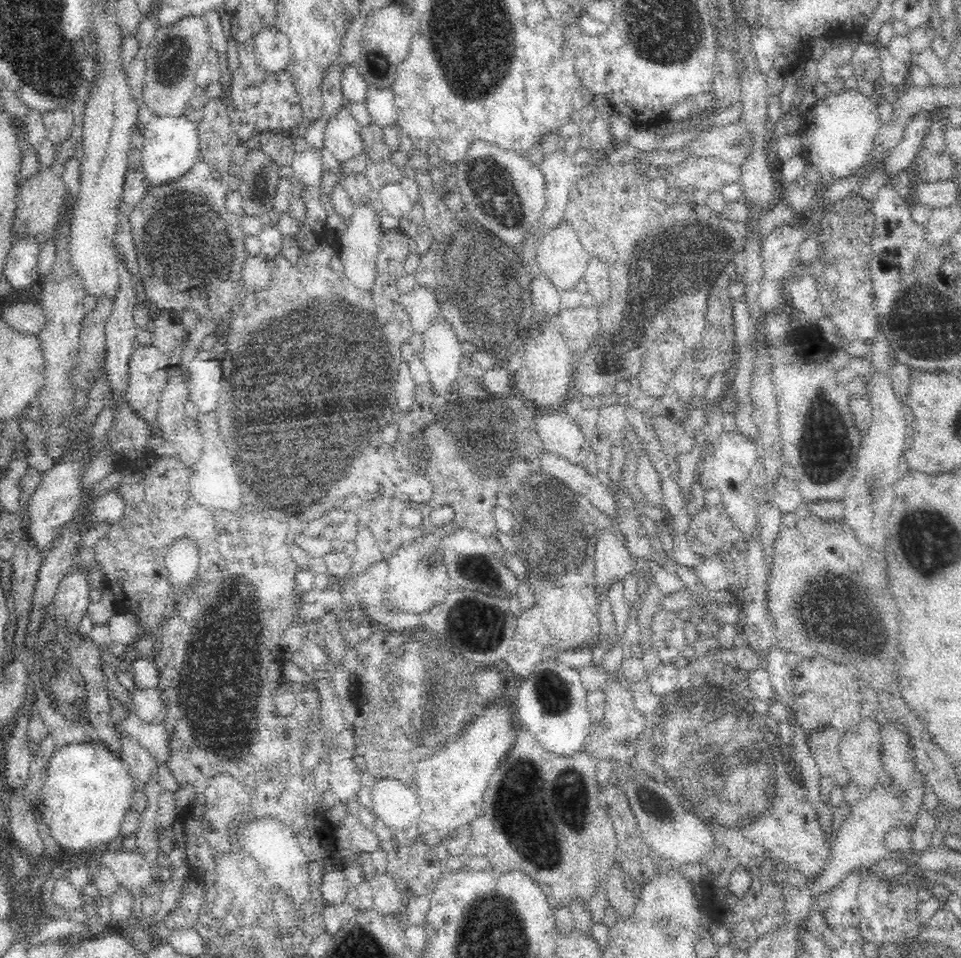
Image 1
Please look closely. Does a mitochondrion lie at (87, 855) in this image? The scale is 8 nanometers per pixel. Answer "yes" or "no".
no

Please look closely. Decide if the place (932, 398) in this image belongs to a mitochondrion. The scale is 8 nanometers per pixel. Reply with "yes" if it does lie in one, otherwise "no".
no

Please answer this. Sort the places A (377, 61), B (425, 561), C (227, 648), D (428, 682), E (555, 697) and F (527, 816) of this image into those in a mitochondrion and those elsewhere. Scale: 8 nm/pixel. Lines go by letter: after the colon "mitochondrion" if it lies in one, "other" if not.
A: mitochondrion
B: mitochondrion
C: mitochondrion
D: mitochondrion
E: mitochondrion
F: mitochondrion

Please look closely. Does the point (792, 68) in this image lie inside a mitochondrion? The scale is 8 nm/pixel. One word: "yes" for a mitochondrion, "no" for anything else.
no

